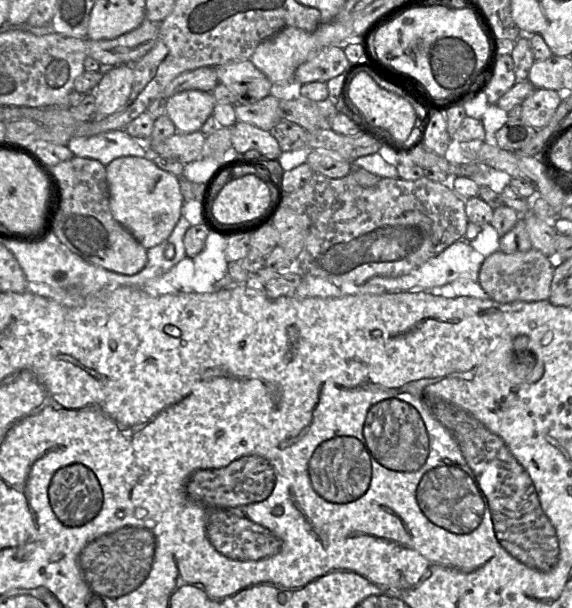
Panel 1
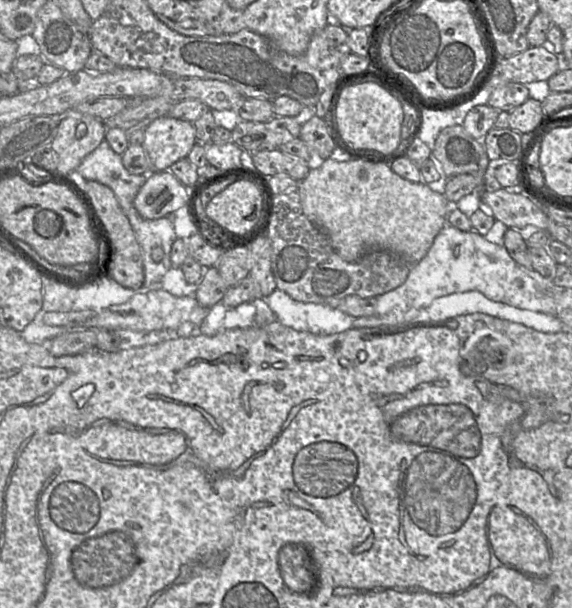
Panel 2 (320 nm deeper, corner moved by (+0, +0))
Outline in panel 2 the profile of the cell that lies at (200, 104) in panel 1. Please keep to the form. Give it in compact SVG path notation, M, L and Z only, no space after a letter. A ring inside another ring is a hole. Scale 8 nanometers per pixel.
M163 115L145 127L141 145L152 170L164 171L178 160L187 158L196 142L192 122Z

